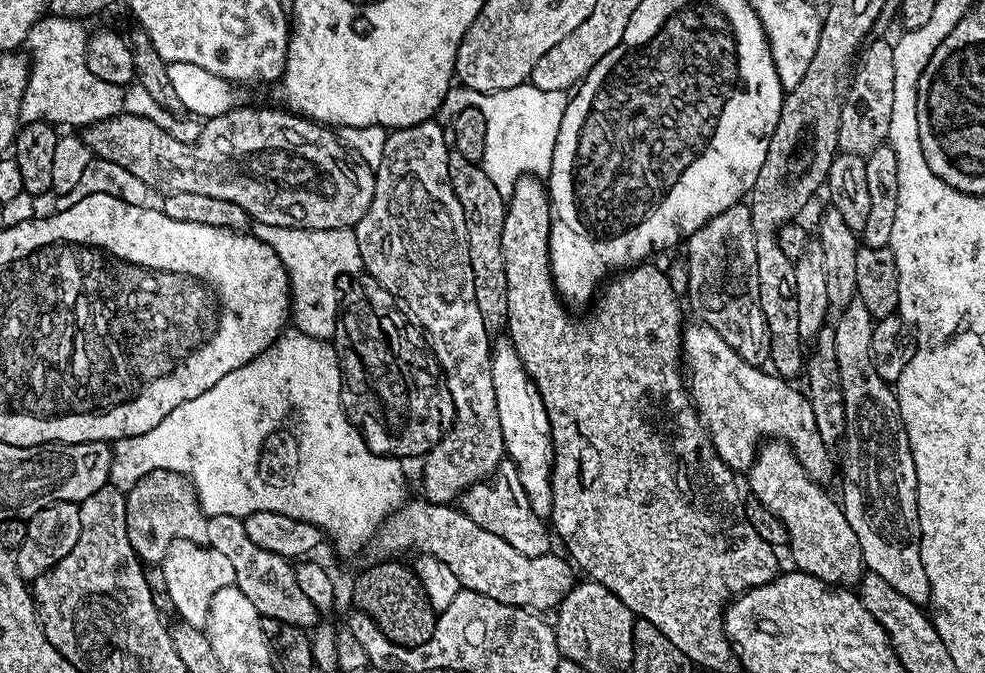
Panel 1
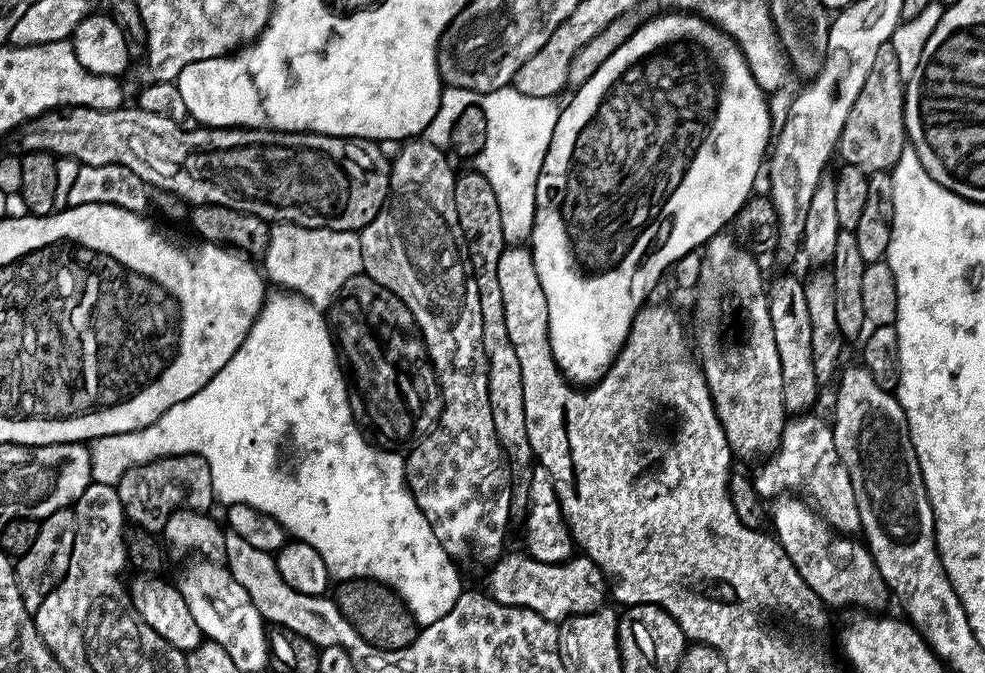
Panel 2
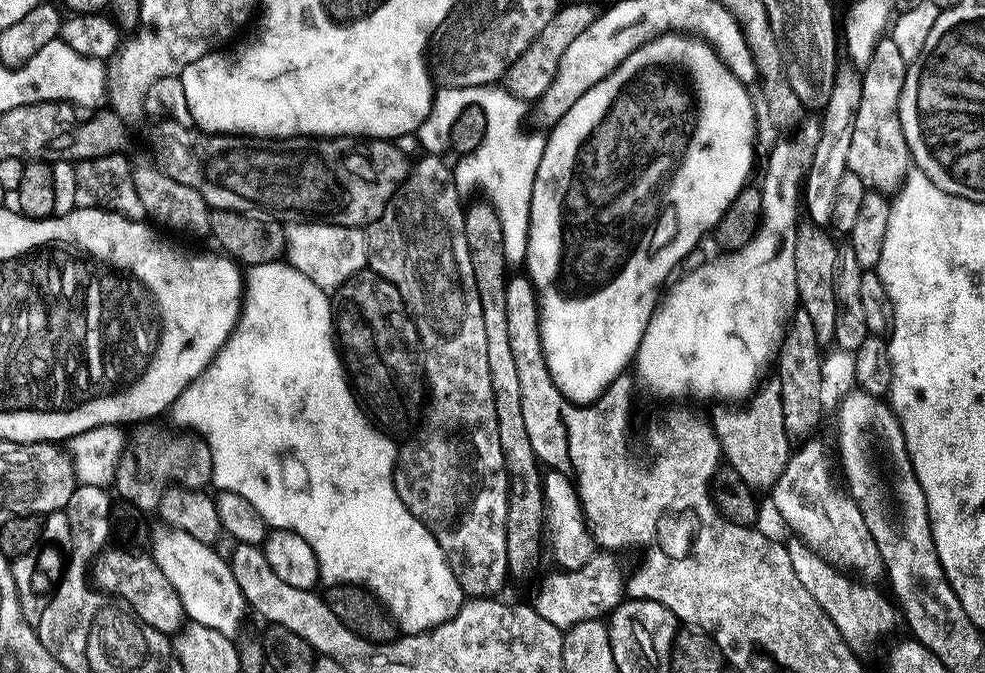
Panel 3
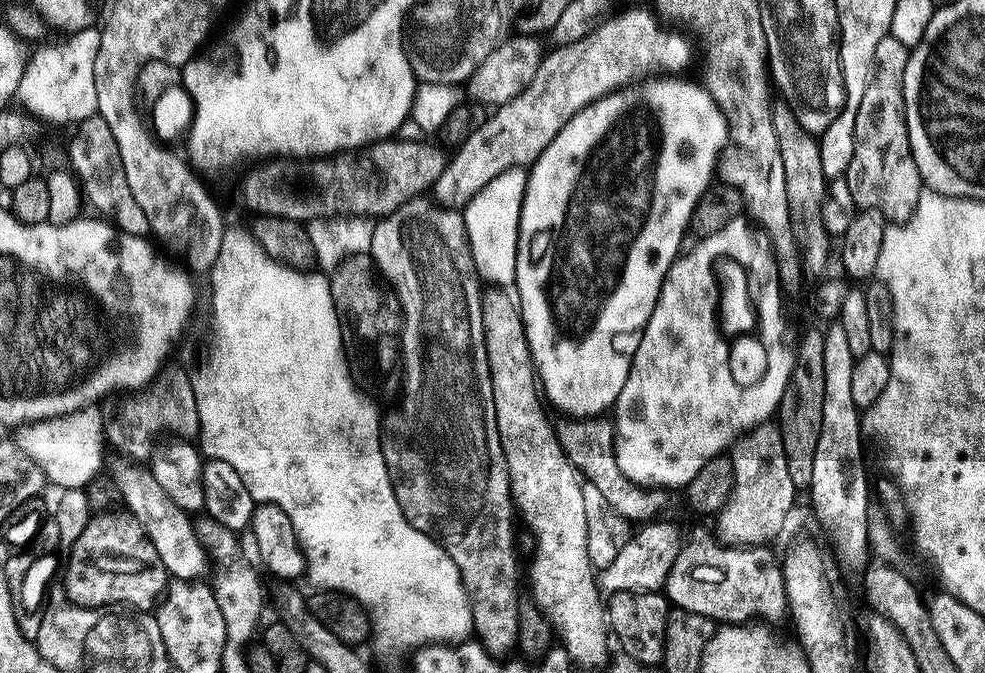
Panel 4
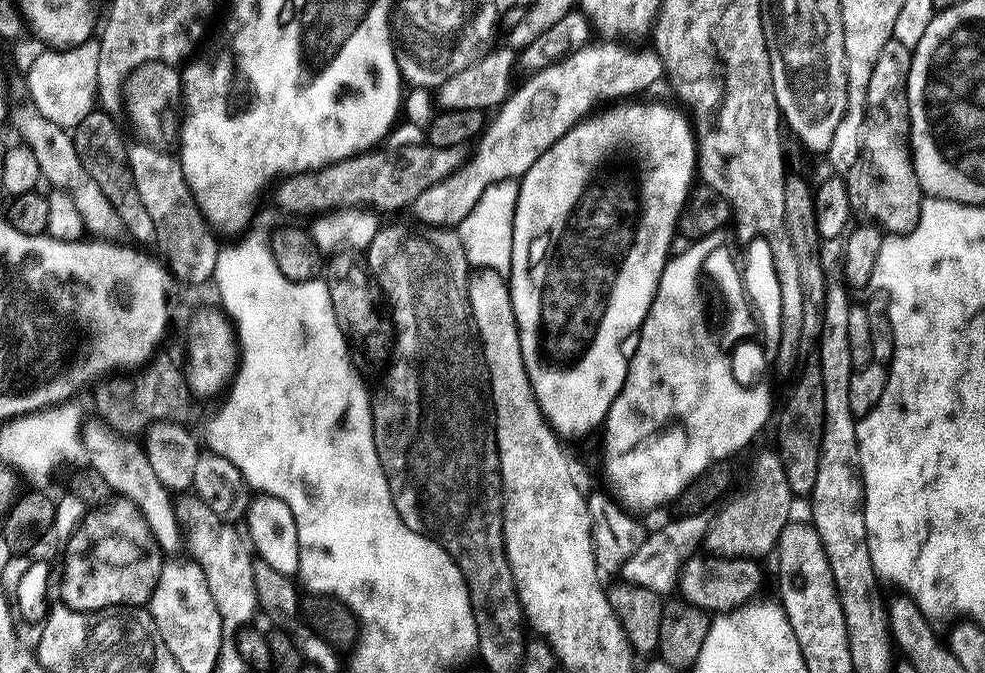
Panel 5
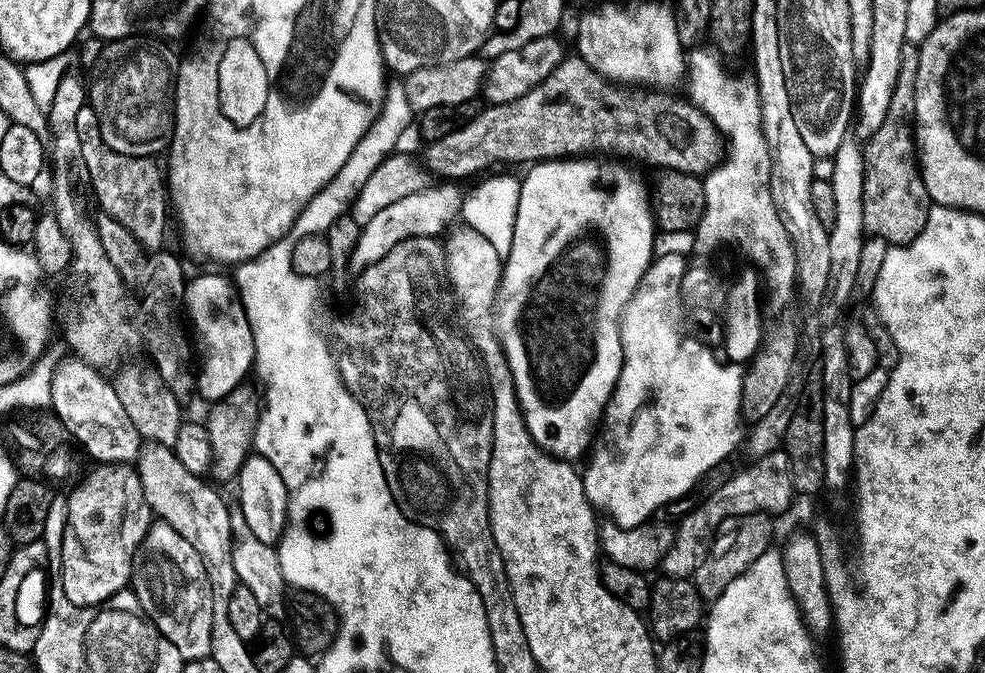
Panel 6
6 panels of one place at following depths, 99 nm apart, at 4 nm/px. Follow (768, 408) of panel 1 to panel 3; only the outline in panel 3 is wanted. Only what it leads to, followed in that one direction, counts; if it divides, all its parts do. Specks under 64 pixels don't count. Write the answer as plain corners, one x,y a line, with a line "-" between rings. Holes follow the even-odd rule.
816,438
803,444
806,445
800,452
793,451
789,455
784,473
771,489
770,496
777,514
788,523
790,531
796,532
792,534
826,563
864,582
878,582
874,580
880,579
883,581
886,576
884,559
856,501
847,497
840,498
832,490
832,478
828,474
824,448

